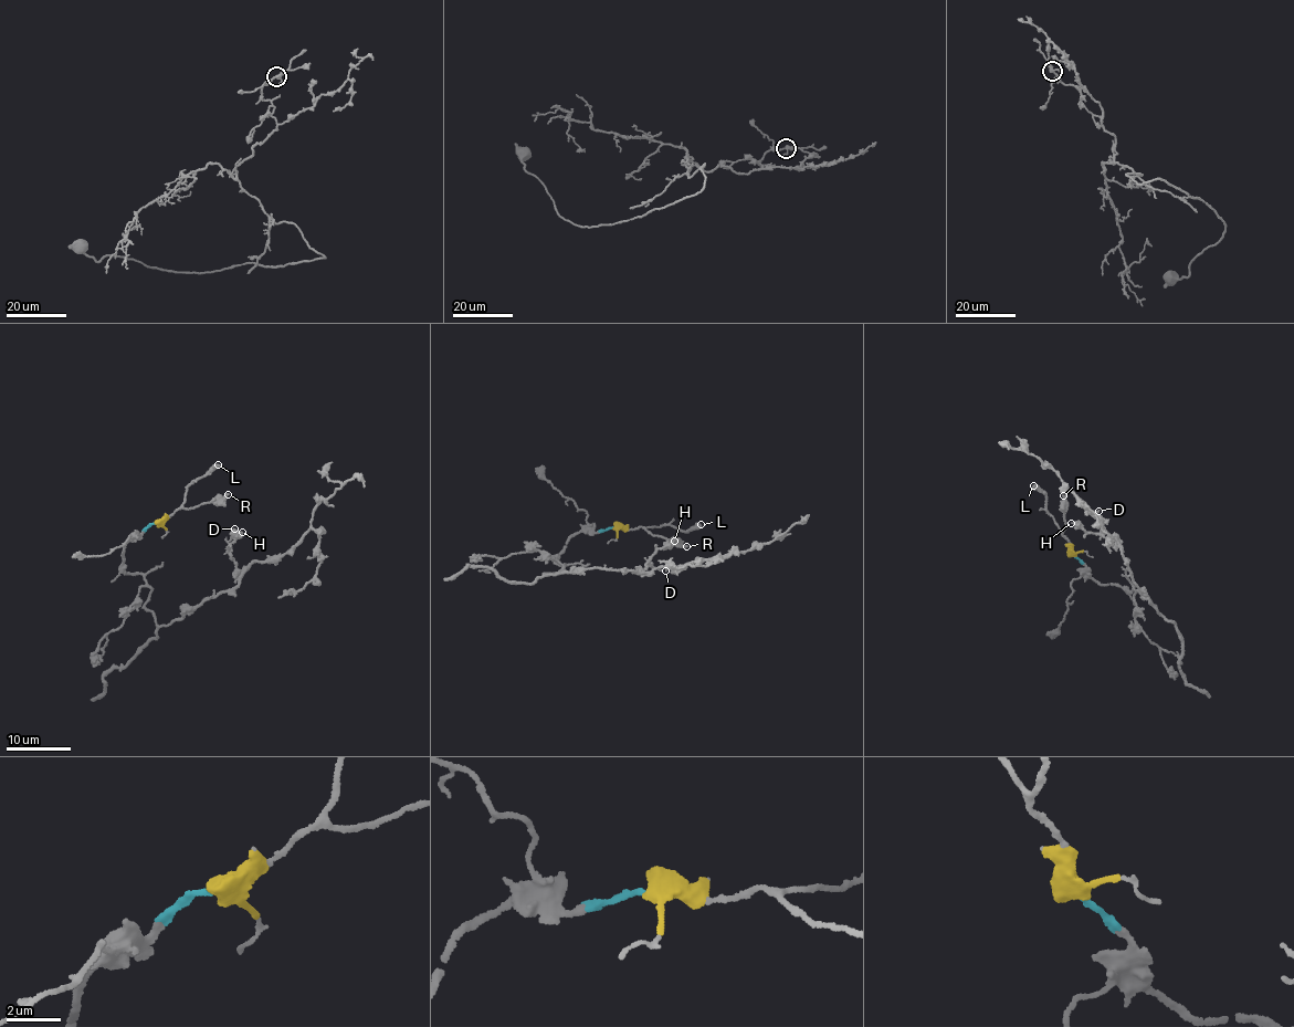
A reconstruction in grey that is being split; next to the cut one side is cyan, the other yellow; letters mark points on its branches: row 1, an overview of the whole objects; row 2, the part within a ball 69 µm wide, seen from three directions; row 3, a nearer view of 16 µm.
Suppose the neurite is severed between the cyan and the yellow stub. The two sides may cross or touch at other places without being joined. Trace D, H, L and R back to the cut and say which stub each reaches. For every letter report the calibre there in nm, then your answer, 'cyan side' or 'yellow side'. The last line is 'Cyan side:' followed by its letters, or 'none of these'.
D: 150 nm | cyan side
H: 380 nm | cyan side
L: 550 nm | yellow side
R: 320 nm | yellow side
Cyan side: D, H

